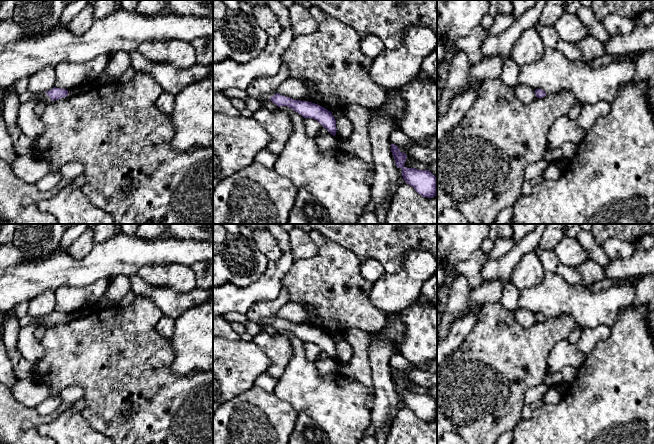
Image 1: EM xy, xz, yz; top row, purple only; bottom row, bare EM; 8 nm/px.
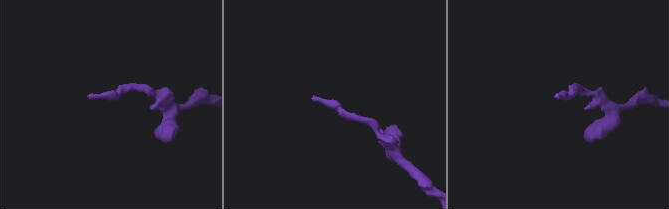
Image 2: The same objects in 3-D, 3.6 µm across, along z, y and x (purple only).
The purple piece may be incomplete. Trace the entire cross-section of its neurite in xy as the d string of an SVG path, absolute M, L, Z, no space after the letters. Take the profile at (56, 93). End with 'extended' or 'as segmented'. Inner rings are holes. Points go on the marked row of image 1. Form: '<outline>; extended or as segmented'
M54 87L41 96L37 95L34 99L21 103L18 109L18 124L24 134L31 140L35 140L44 130L44 123L35 113L35 106L39 101L48 104L67 95L68 90Z; extended

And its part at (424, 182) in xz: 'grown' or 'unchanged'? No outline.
unchanged

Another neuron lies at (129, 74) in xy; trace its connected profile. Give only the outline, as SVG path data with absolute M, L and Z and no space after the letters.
M129 67L128 70L119 78L118 81L122 83L129 83L135 75L135 70L132 67Z

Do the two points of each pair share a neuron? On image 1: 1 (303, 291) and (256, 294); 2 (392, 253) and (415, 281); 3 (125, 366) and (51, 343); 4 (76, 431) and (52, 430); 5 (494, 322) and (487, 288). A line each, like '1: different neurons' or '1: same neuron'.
1: different neurons
2: different neurons
3: same neuron
4: same neuron
5: different neurons

